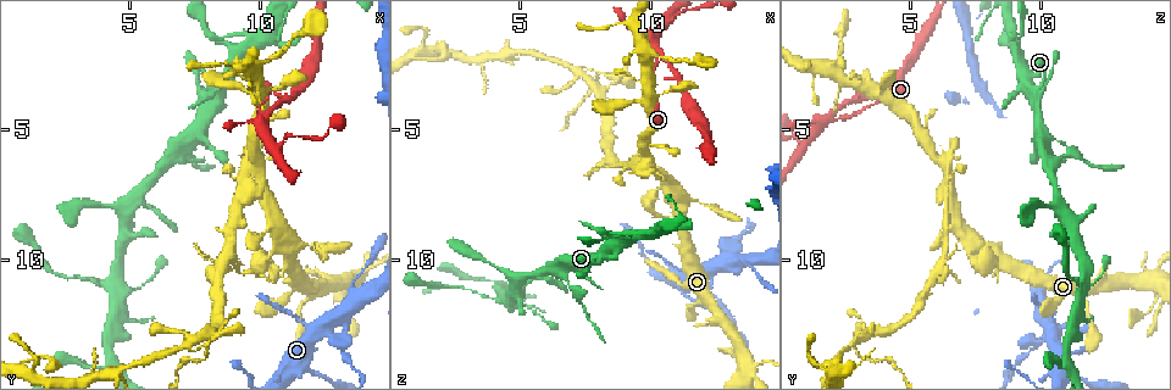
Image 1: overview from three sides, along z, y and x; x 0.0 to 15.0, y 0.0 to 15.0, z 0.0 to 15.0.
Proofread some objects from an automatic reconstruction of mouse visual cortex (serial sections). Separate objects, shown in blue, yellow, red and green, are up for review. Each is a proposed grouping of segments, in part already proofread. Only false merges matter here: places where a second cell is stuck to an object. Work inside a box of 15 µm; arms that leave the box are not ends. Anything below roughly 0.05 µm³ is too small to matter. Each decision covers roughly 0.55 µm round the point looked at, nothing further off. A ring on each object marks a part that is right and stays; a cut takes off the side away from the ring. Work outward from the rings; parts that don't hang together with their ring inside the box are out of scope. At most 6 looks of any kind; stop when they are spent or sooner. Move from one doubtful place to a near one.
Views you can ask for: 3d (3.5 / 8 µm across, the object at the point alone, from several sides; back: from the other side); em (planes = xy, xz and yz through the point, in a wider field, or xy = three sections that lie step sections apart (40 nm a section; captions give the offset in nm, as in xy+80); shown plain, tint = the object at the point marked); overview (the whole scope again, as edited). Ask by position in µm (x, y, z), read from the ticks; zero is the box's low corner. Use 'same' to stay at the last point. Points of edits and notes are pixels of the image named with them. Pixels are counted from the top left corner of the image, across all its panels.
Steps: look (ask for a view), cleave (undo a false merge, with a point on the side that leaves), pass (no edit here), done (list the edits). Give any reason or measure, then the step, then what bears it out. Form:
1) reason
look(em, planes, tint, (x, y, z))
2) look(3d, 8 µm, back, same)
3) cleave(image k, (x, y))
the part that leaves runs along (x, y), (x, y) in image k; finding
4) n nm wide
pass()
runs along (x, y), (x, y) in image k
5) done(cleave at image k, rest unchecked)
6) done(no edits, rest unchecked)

arms part here
look(3d, 3.5 µm, (10.1, 7.5, 6.6))

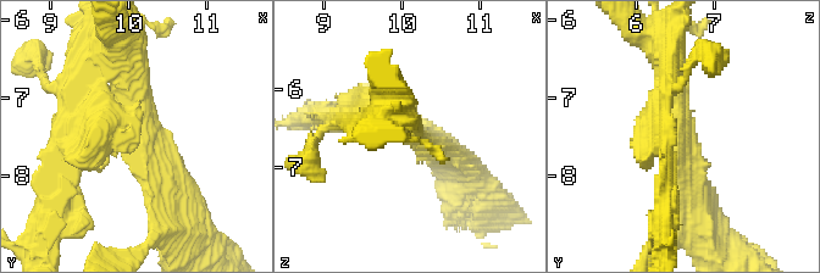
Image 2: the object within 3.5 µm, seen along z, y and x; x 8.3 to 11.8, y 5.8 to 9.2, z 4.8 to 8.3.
look(em, xy, step 1, tint, (10.15, 7.50, 6.60))

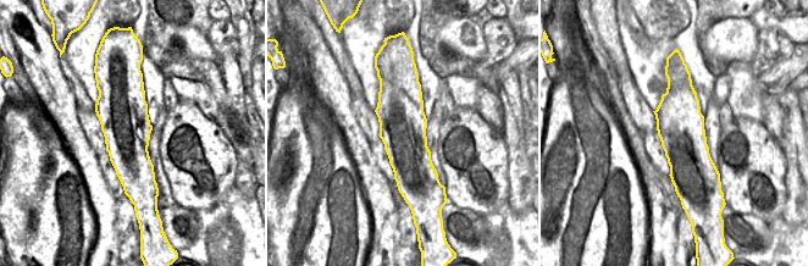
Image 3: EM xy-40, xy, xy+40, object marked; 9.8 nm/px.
3 arms; arms of 300, 300, 350 nm
pass()
runs along (166, 212), (129, 62) in image 2; all the same cell

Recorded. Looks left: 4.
a narrow waist
look(3d, 8 µm, (6.8, 6.0, 11.1))

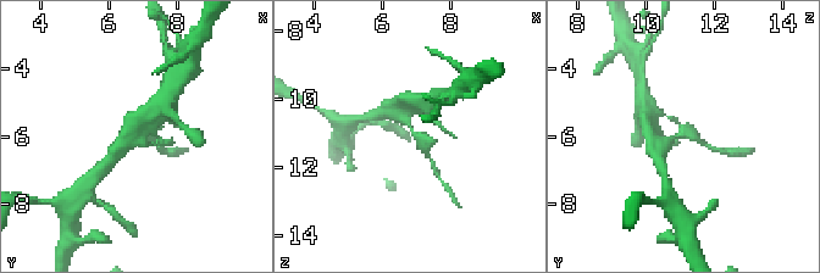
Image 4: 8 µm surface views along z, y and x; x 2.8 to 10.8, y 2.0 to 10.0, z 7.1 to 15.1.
look(3d, 3.5 µm, (6.9, 6.0, 11.0))

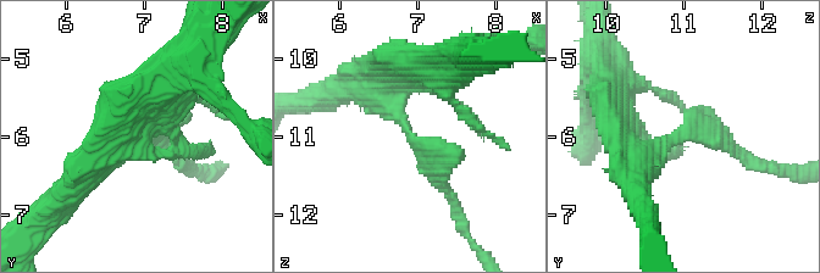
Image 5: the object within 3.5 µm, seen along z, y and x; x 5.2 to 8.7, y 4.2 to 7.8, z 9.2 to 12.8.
need the tissue
look(em, xy, step 3, tint, (6.90, 6.00, 11.05))

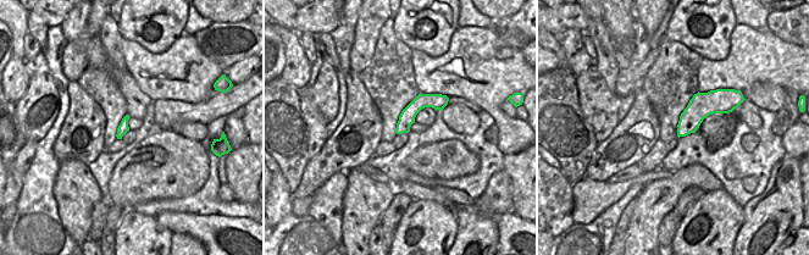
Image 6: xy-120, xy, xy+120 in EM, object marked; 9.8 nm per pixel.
pass()
continuous, no second cell

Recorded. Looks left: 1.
done(no edits, rest unchecked)

